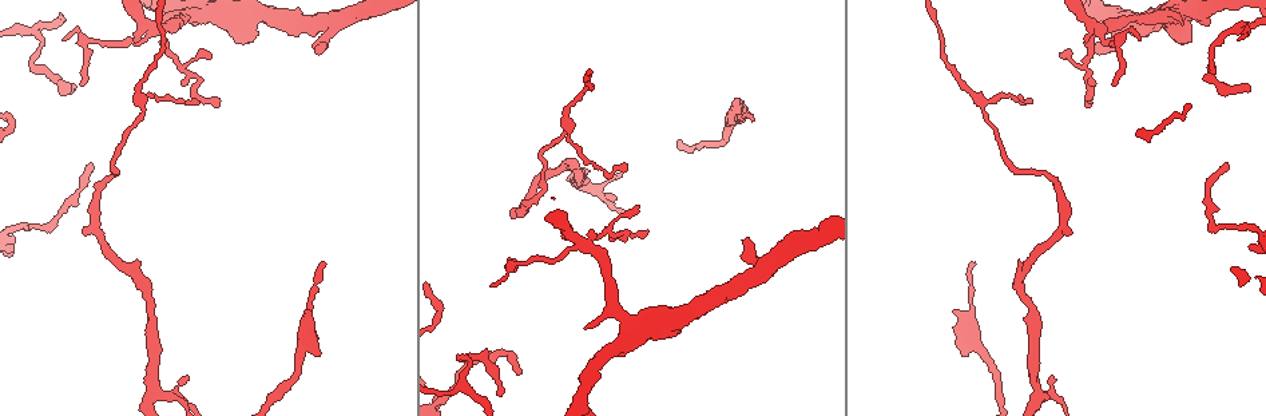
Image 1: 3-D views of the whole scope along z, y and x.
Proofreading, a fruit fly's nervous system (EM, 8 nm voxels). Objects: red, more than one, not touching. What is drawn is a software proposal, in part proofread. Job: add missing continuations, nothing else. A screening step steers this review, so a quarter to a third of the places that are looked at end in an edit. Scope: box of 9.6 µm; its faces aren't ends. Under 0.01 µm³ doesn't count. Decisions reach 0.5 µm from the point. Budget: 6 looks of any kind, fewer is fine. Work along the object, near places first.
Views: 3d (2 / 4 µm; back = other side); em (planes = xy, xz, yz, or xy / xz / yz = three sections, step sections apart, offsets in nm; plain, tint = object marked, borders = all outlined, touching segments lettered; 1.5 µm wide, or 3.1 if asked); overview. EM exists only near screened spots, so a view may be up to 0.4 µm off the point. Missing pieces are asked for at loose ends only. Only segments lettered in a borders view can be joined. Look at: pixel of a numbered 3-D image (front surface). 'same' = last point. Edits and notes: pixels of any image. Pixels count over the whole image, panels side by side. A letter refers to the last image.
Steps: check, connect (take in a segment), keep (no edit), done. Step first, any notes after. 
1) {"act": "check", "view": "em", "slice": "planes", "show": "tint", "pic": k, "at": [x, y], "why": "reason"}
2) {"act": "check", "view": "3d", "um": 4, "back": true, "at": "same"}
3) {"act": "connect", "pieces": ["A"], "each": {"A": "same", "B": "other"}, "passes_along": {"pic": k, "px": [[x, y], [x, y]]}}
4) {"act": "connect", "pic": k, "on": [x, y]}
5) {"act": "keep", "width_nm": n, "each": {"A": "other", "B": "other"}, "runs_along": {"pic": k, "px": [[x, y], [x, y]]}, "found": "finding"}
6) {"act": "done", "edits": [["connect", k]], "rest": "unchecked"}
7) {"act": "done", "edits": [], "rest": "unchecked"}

{"act": "check", "view": "3d", "um": 4, "back": true, "pic": 1, "at": [315, 47], "why": "free end"}

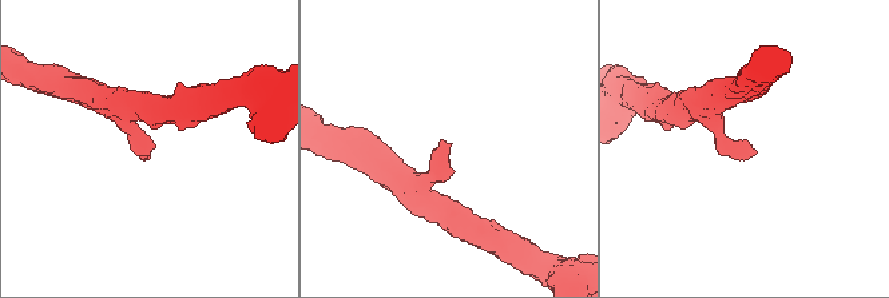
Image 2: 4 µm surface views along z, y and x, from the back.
{"act": "check", "view": "em", "um": 3.1, "slice": "yz", "step": 16, "show": "borders", "pic": 2, "at": [450, 147], "why": "need the tissue"}

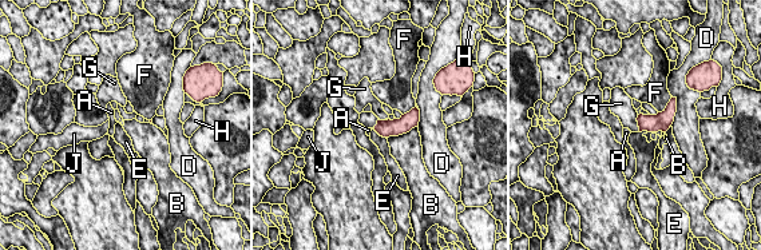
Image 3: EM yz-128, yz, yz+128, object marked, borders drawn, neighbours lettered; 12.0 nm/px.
{"act": "connect", "pieces": ["J"], "each": {"A": "other", "B": "other", "D": "other", "E": "other", "F": "other", "G": "other", "H": "other", "J": "same"}, "passes_along": {"pic": 3, "px": [[385, 129], [376, 124], [368, 119]]}, "found": "the neuron continues"}

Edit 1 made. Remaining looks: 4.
{"act": "check", "view": "overview", "why": "see it whole again"}

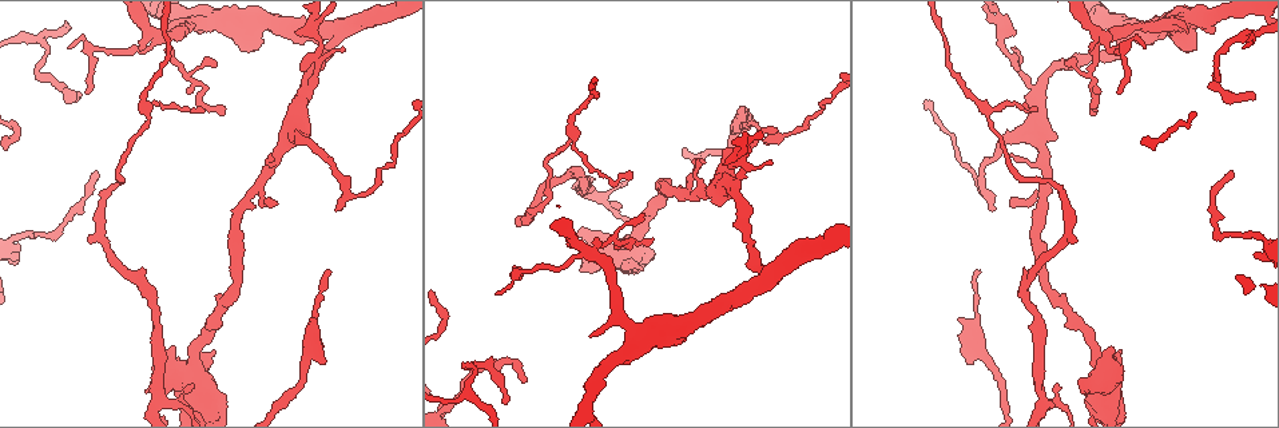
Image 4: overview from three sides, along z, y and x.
{"act": "check", "view": "3d", "um": 2, "pic": 4, "at": [329, 272], "why": "branch stops here"}

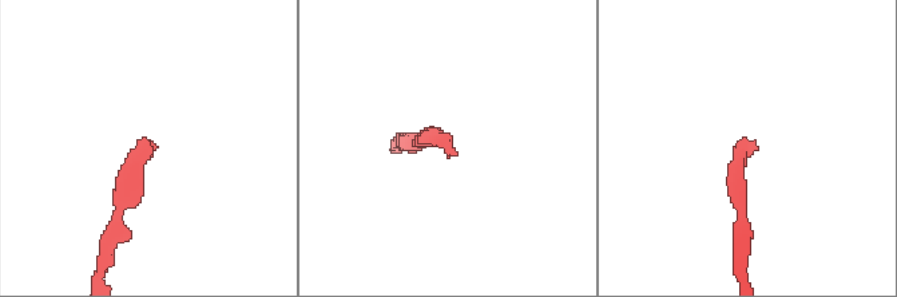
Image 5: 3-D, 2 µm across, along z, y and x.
{"act": "check", "view": "em", "slice": "planes", "show": "borders", "pic": 5, "at": [755, 149]}

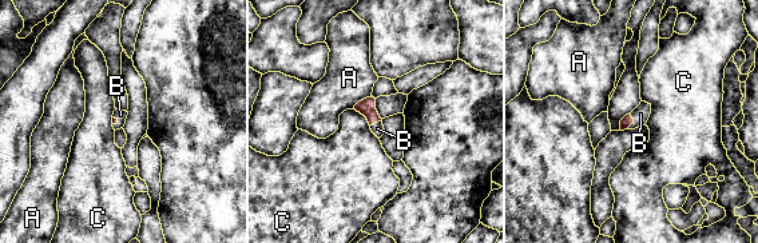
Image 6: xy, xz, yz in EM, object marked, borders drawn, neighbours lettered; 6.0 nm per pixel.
{"act": "connect", "pieces": ["B"], "each": {"A": "other", "B": "same", "C": "other"}, "found": "the neuron continues"}

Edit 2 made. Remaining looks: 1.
{"act": "done", "edits": [["connect", 3], ["connect", 6]], "rest": "unchecked"}

